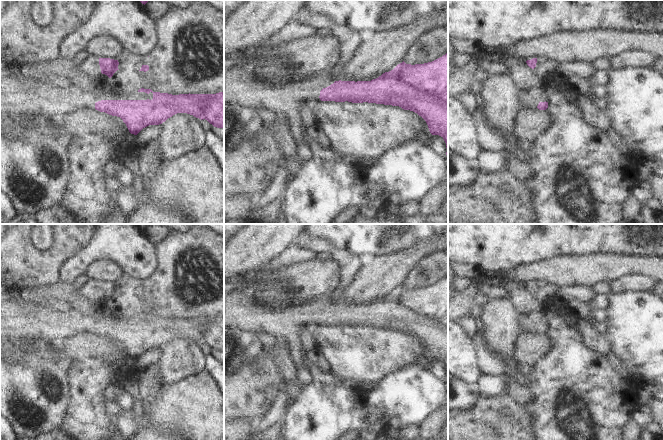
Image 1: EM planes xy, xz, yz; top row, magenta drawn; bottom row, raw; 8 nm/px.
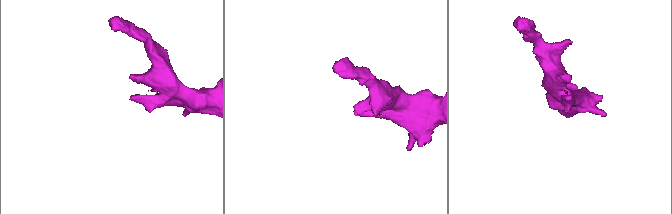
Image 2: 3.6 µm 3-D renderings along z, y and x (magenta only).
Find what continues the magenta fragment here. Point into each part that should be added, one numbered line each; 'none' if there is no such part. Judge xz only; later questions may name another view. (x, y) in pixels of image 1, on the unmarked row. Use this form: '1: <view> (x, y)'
1: xz (242, 311)

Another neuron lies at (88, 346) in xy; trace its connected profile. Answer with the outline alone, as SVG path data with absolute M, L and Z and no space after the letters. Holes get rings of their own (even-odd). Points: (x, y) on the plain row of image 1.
M95 327L82 335L61 341L72 361L101 359L112 364L120 359L131 358L120 341L96 334Z

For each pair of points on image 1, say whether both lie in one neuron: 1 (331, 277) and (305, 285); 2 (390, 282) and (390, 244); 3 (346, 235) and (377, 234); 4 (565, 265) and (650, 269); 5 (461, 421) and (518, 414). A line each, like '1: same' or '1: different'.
1: same
2: different
3: same
4: same
5: same

